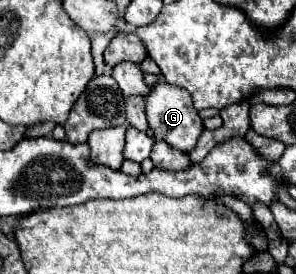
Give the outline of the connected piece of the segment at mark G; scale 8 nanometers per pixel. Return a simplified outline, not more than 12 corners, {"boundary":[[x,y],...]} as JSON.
{"boundary":[[151,87],[155,139],[191,153],[205,129],[185,89]]}

